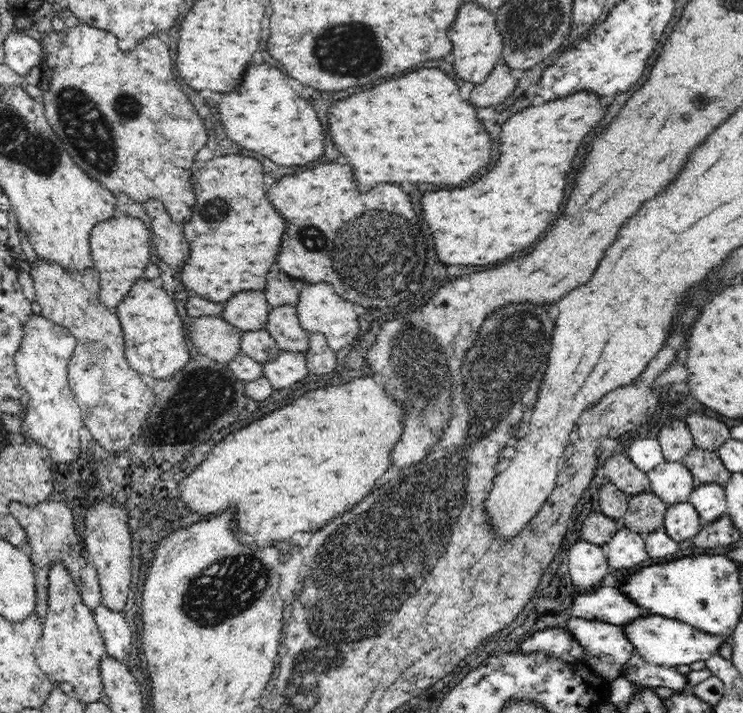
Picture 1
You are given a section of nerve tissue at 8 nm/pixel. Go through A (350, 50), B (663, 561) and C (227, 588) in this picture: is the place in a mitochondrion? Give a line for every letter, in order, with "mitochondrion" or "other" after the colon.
A: mitochondrion
B: other
C: mitochondrion

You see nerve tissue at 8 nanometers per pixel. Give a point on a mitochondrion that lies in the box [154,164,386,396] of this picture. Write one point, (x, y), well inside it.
(217, 209)

